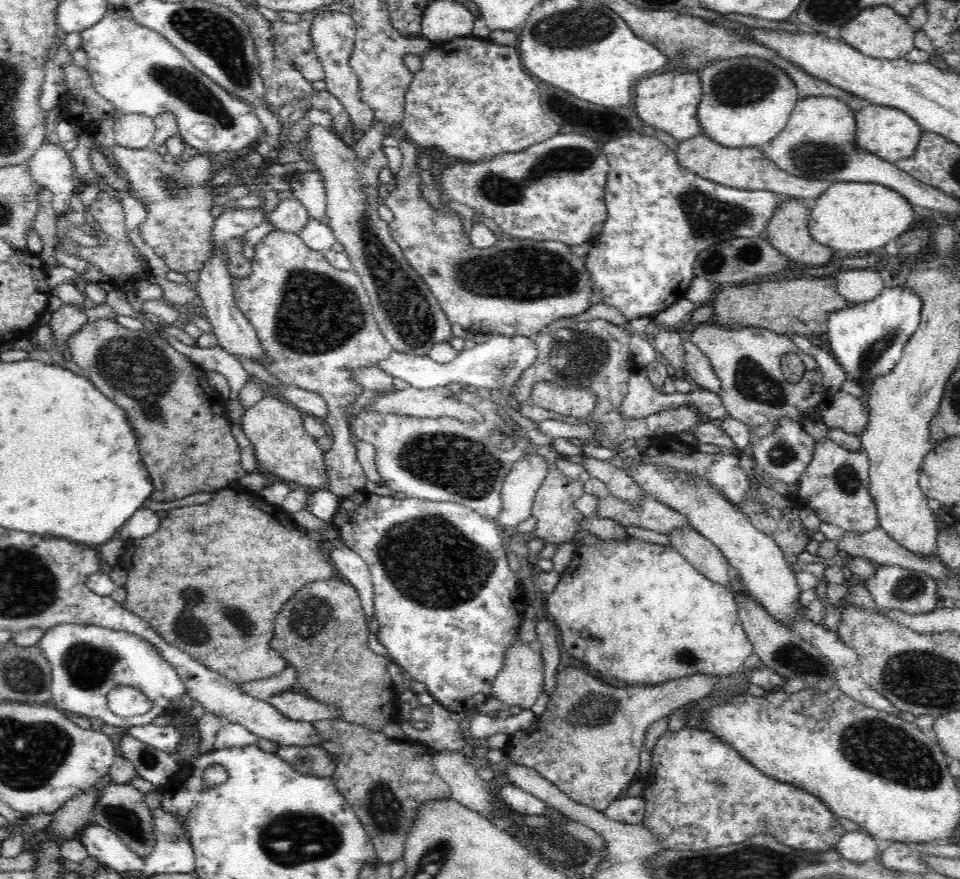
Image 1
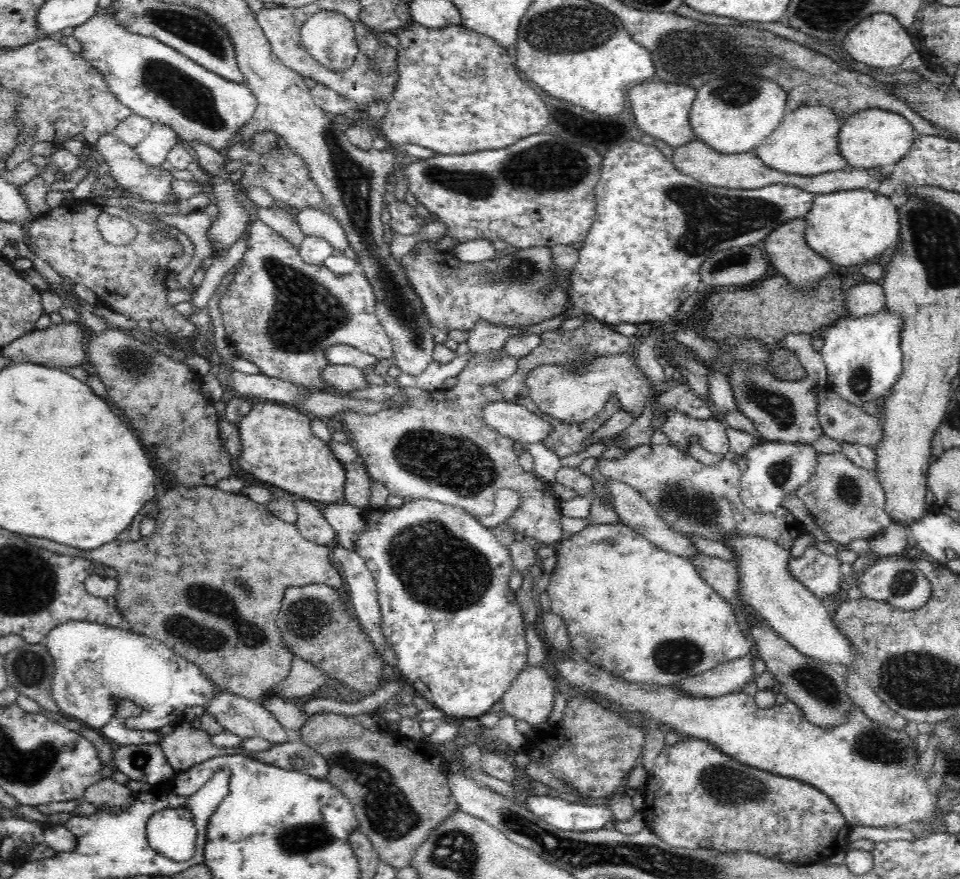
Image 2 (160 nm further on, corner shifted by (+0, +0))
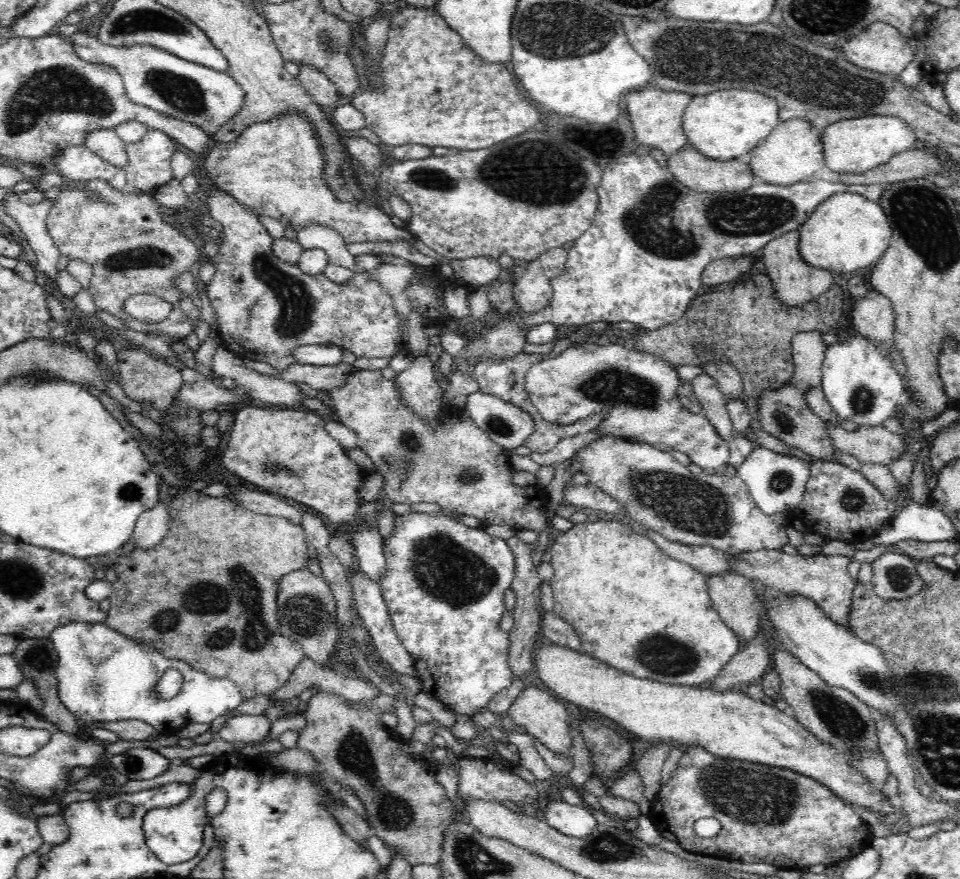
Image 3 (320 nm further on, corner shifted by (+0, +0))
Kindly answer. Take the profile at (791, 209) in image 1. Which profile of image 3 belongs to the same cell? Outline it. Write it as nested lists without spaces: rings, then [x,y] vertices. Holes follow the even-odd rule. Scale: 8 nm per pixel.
[[[790,230],[790,232],[781,234],[778,238],[767,242],[759,254],[759,258],[764,263],[766,274],[772,281],[773,290],[775,290],[778,300],[788,306],[800,306],[814,301],[824,294],[835,281],[835,274],[817,266],[810,266],[802,258],[798,230]]]

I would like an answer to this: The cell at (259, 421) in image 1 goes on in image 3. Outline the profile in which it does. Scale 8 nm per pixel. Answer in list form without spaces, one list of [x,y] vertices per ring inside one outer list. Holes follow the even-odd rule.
[[[249,404],[235,414],[222,462],[238,478],[309,506],[326,517],[328,526],[348,526],[358,519],[358,494],[368,472],[350,459],[340,441],[328,433],[327,421],[327,417],[304,407],[274,410]]]

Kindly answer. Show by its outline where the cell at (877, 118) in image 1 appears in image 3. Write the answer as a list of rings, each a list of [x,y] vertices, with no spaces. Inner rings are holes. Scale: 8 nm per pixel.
[[[867,115],[833,122],[821,132],[825,166],[836,173],[860,174],[888,162],[894,155],[918,145],[914,131],[902,119],[889,115]]]

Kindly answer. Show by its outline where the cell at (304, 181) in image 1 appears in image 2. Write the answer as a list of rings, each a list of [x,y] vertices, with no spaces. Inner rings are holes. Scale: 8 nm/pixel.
[[[308,206],[297,214],[296,219],[305,235],[327,240],[335,248],[334,254],[345,254],[351,247],[342,225],[327,212]]]

